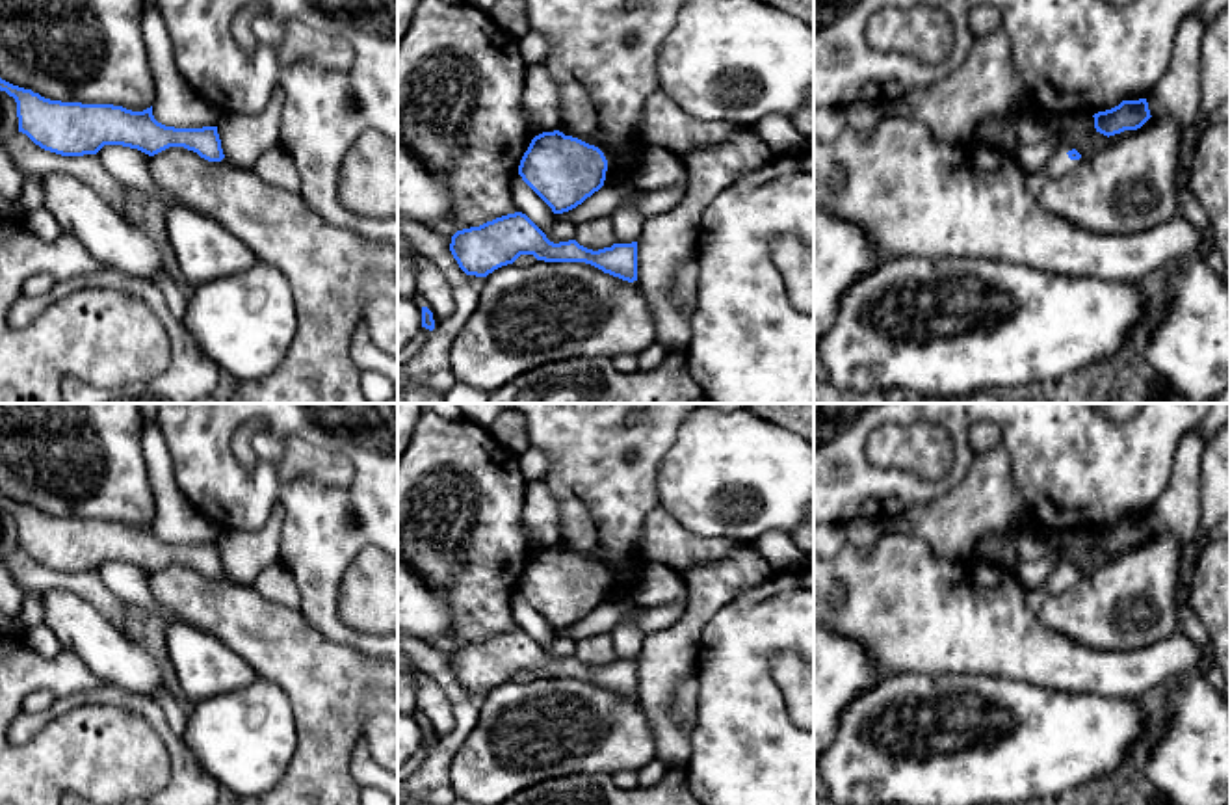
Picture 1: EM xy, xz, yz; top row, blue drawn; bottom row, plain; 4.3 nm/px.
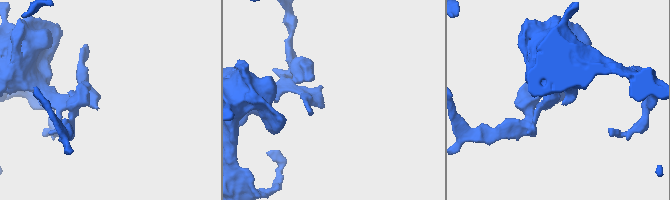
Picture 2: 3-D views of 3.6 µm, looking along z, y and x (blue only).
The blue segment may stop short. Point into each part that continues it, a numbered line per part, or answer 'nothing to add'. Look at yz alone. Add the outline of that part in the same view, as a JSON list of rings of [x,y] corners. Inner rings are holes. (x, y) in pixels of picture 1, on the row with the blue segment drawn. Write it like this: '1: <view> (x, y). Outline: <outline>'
1: yz (1059, 164). Outline: [[[1061,147],[1040,169],[1050,177],[1050,180],[1065,177],[1068,171],[1076,169],[1083,162],[1081,158],[1070,160],[1066,154],[1068,151],[1072,151],[1072,147]]]

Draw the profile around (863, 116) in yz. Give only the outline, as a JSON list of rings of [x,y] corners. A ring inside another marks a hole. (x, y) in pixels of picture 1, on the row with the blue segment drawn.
[[[857,100],[845,108],[847,126],[860,136],[870,136],[883,117],[883,106],[870,100]]]

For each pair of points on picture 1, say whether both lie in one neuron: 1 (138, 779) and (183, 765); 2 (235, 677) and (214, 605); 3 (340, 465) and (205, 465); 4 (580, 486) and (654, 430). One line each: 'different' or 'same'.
1: different
2: different
3: different
4: same

